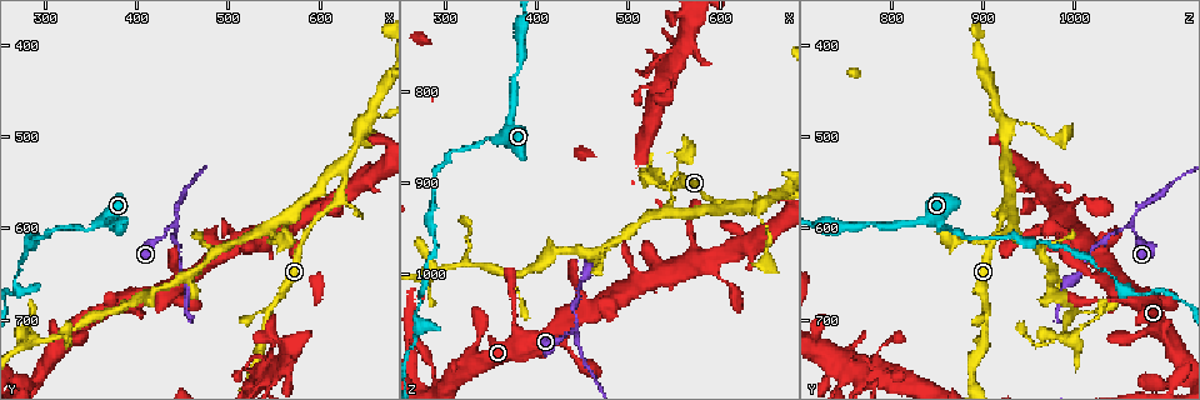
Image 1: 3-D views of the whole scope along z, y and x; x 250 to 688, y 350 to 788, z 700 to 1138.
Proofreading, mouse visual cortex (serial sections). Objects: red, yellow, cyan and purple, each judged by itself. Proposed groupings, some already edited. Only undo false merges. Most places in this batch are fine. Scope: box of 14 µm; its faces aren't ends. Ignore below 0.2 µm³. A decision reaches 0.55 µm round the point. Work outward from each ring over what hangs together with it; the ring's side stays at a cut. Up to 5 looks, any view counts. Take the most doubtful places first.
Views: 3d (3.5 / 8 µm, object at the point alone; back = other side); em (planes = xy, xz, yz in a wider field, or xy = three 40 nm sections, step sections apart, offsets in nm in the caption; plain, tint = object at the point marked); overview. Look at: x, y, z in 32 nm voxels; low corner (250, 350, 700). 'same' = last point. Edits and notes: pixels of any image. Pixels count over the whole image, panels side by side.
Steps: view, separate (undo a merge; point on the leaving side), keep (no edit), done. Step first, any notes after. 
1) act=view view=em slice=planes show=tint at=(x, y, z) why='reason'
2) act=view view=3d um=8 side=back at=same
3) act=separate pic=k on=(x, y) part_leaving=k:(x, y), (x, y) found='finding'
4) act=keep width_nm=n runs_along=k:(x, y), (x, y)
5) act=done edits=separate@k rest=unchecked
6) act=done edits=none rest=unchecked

act=view view=3d um=3.5 at=(355, 595, 850) why='calibre changes'

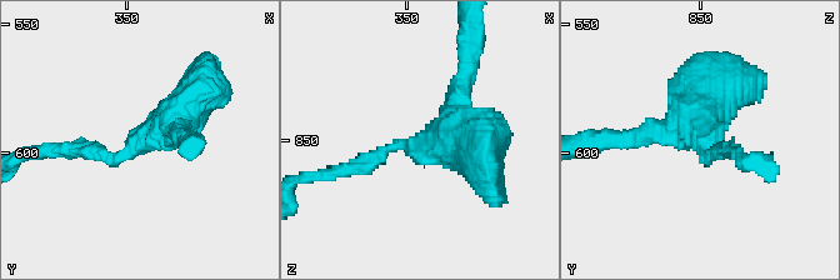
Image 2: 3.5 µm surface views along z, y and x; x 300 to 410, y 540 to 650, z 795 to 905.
act=view view=em slice=xy step=1 show=tint at=(356, 594, 853) arms=3 arm_widths_nm=200,250,500

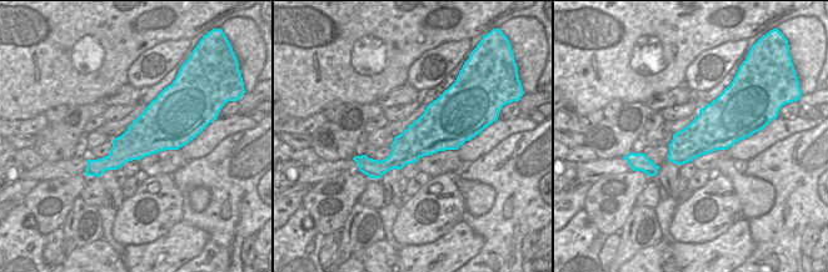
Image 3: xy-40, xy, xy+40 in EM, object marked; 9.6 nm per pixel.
act=keep width_nm=420 runs_along=2:(203, 86), (126, 155), (73, 151) found='one cell here'

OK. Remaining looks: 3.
act=view view=3d um=3.5 at=(440, 595, 1065) why='sharp bend'

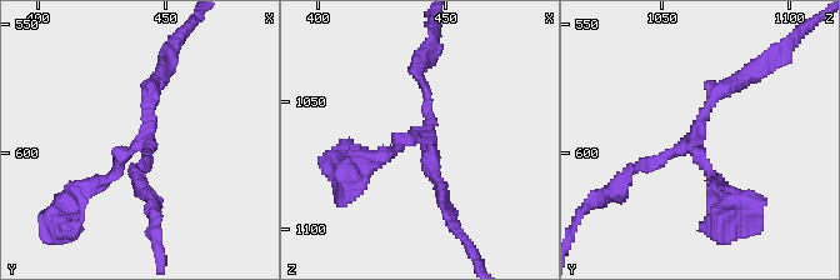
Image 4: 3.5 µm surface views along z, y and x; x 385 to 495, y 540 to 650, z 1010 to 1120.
act=view view=em slice=planes show=tint at=(438, 598, 1064) why='need the tissue'

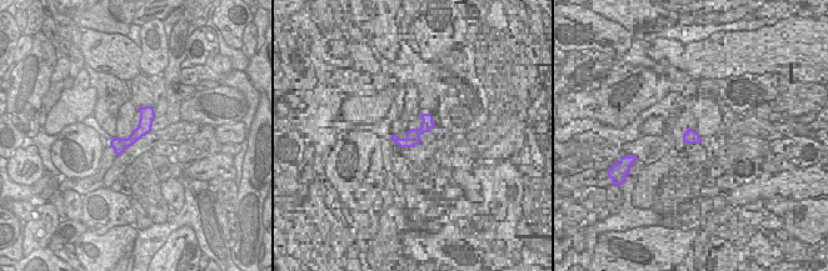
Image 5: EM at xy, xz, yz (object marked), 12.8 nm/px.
act=keep runs_along=5:(150, 109), (145, 125), (118, 150) found='all the same cell'

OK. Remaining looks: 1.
act=done edits=none rest=unchecked

